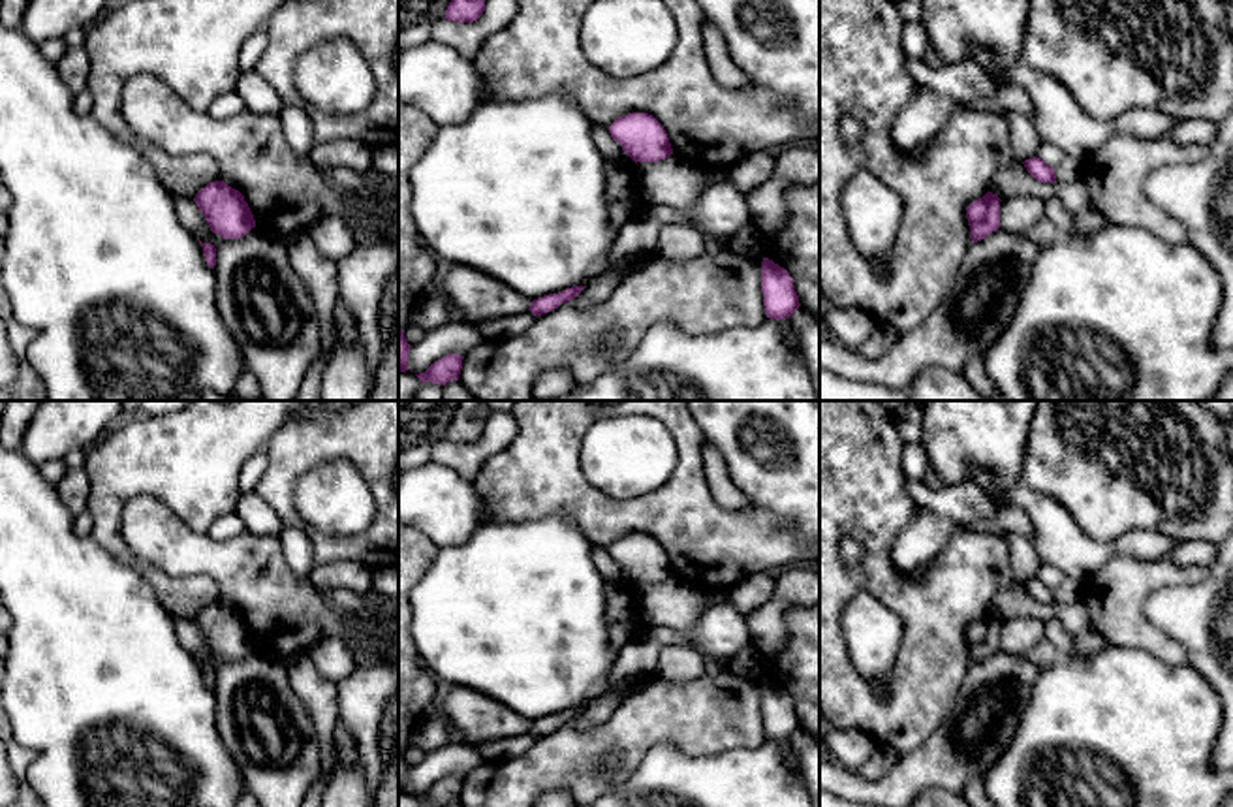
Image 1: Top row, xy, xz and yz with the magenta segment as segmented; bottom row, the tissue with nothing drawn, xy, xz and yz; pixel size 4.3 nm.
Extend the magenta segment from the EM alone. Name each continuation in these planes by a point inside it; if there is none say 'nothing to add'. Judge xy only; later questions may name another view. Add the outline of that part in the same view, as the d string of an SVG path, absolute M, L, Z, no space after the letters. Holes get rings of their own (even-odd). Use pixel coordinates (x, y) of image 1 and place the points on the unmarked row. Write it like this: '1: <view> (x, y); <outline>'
nothing to add

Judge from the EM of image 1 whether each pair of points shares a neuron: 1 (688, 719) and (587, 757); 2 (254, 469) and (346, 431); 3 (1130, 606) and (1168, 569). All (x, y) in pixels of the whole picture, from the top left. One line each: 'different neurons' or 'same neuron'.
1: same neuron
2: different neurons
3: same neuron

